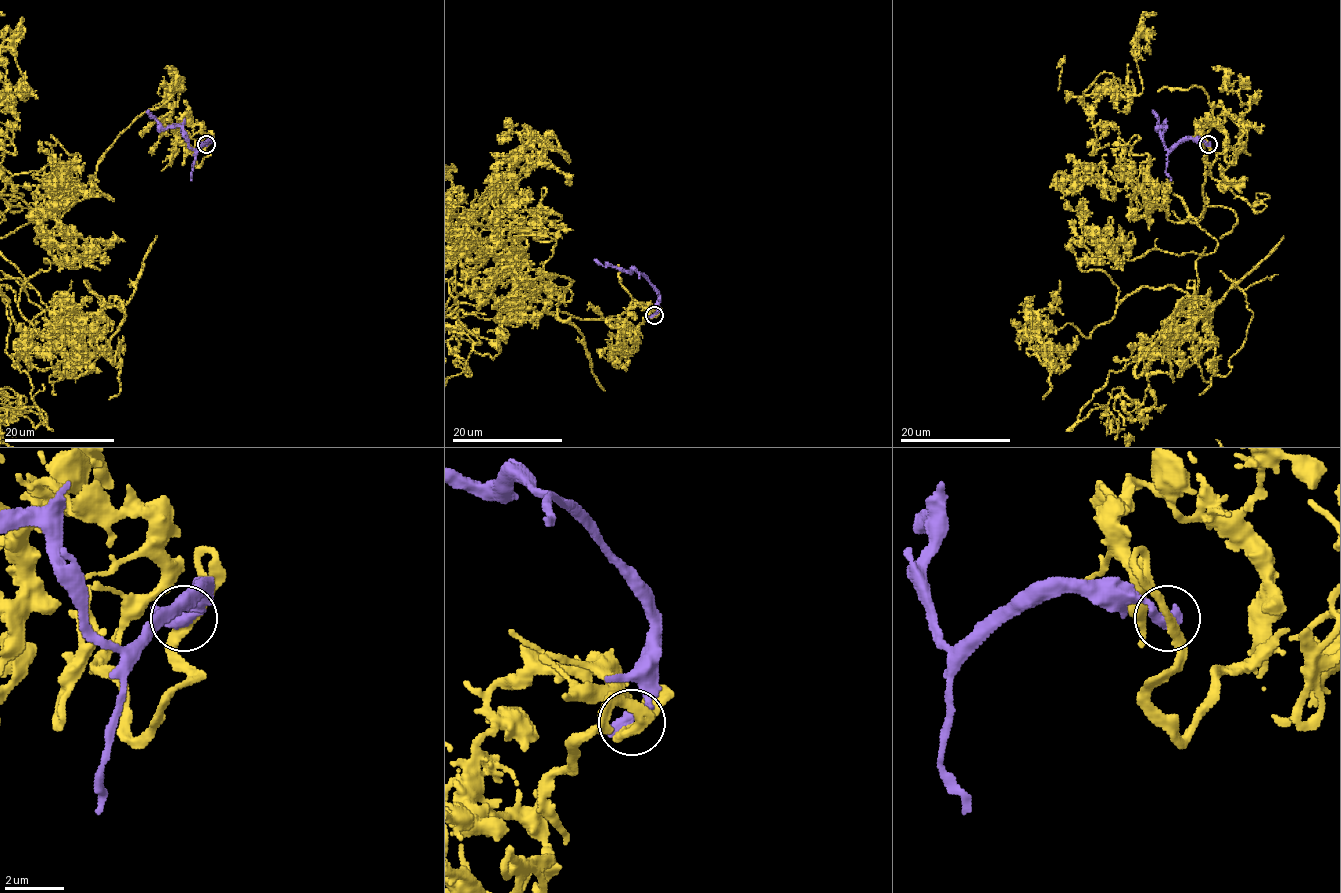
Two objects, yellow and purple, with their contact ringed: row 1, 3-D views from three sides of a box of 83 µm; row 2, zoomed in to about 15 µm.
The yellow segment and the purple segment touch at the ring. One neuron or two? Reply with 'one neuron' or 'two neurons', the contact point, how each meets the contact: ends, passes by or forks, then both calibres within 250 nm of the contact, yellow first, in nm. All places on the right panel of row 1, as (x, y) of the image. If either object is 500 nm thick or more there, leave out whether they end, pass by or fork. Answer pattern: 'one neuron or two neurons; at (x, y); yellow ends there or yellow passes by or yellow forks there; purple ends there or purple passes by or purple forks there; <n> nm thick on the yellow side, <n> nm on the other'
two neurons; at (1208, 144); 300 nm thick on the yellow side, 550 nm on the other

